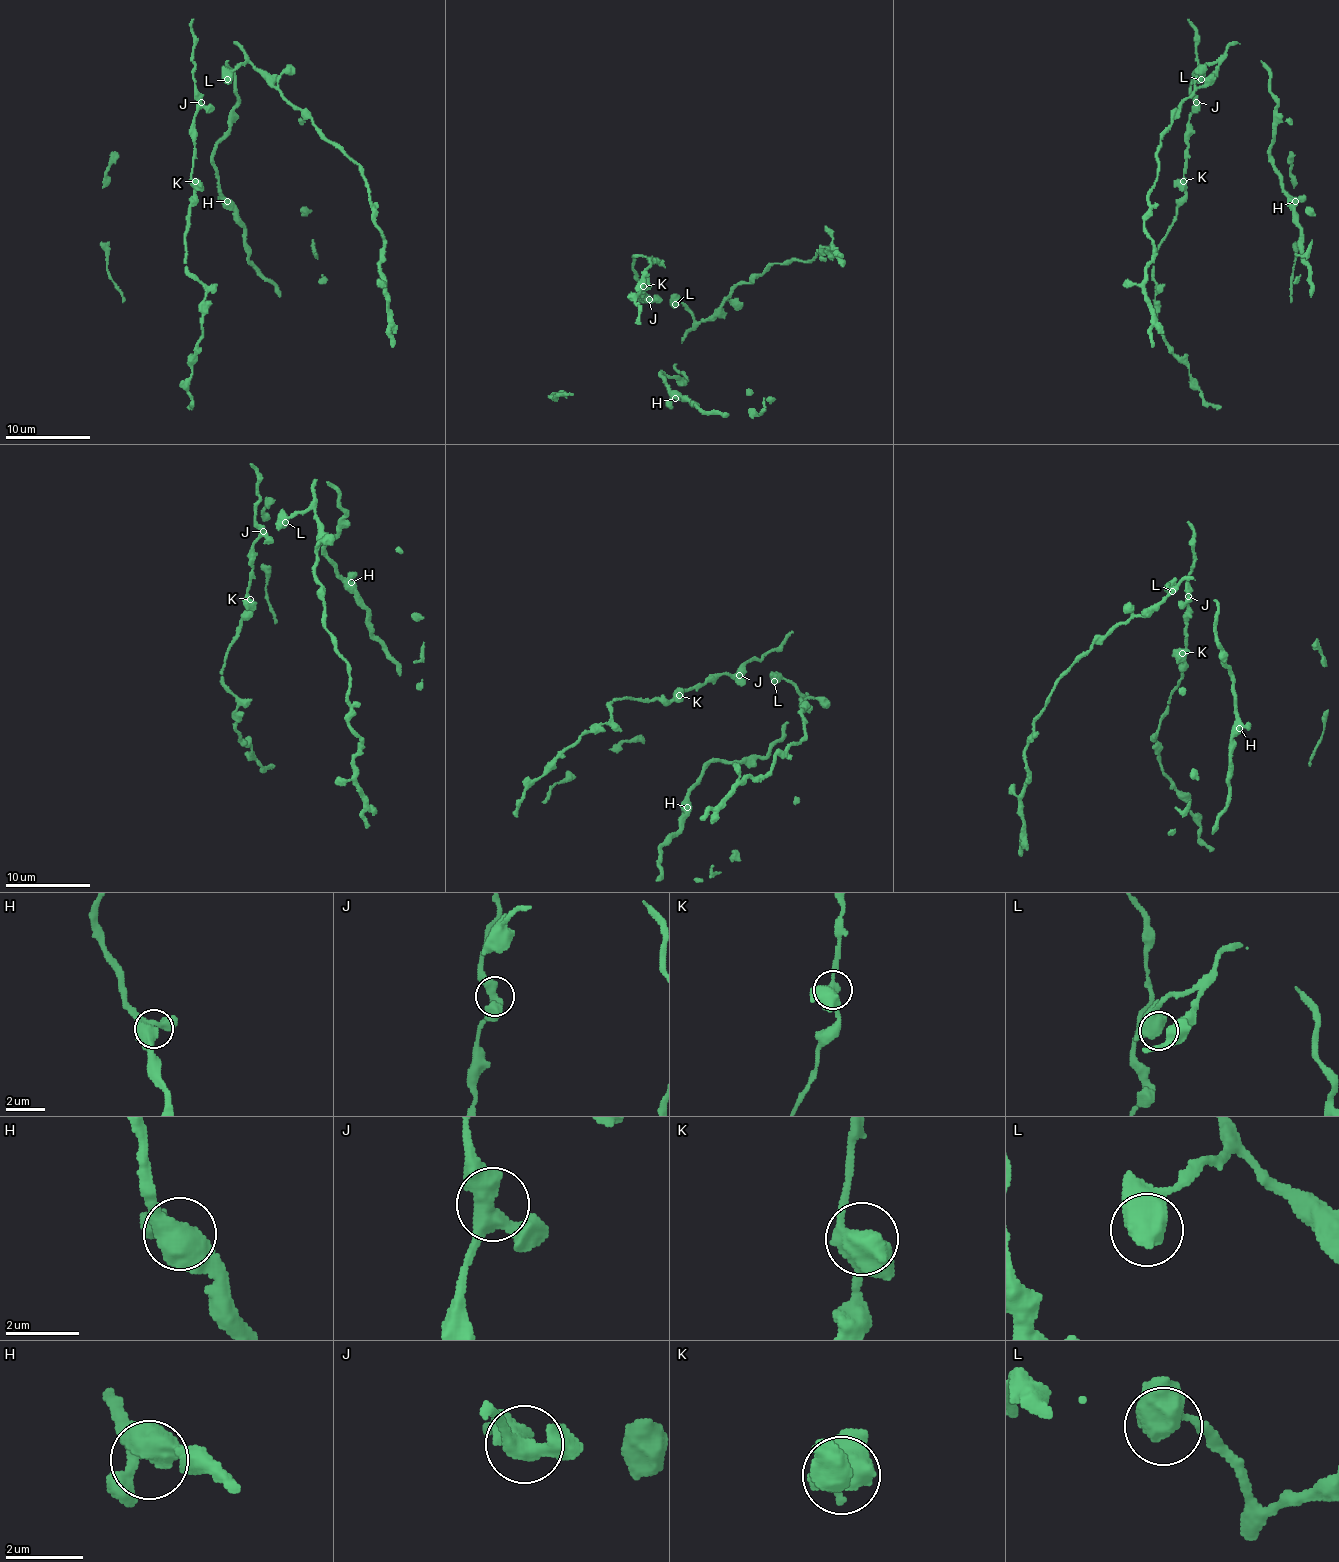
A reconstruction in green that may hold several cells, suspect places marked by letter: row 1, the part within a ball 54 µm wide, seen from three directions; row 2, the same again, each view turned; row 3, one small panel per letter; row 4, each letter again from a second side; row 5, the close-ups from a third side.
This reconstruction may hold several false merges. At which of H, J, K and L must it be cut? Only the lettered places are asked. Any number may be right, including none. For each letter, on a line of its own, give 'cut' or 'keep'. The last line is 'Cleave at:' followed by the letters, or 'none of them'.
H: keep
J: keep
K: keep
L: keep
Cleave at: none of them

